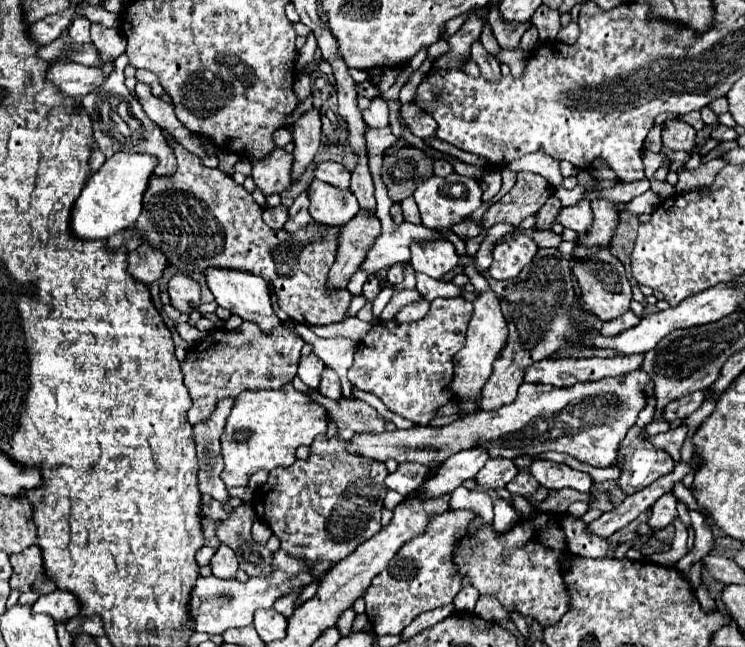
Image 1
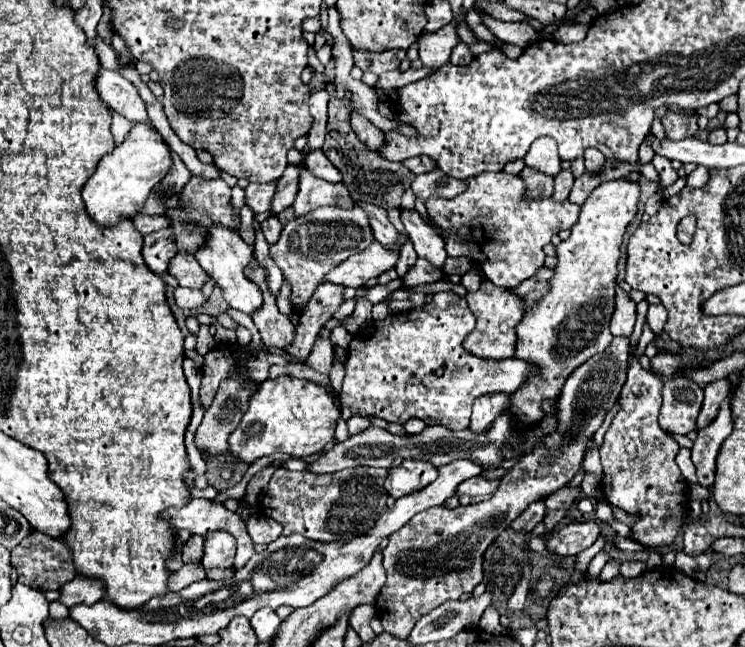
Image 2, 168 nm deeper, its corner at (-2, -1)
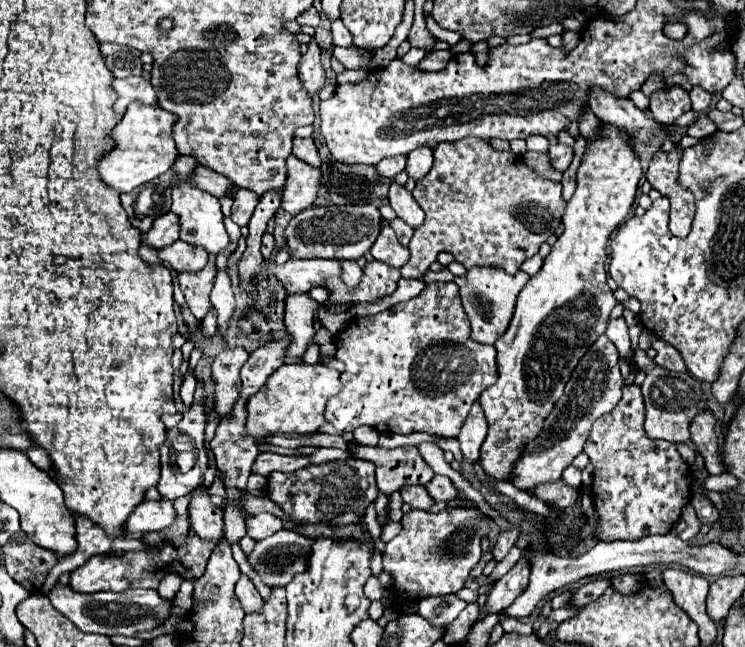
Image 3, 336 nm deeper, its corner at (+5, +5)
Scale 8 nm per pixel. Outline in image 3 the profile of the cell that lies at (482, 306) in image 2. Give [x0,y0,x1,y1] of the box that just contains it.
[454,269,530,345]

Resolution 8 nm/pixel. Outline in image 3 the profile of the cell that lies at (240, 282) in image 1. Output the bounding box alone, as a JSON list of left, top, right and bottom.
[170,155,230,255]

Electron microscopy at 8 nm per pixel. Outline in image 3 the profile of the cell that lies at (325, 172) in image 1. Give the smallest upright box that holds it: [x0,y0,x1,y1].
[292,137,322,167]

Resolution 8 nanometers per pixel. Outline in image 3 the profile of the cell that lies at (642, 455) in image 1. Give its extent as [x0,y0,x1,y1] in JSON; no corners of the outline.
[584,383,692,541]

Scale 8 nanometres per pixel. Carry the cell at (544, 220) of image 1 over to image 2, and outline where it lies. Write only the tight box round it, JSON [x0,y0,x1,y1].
[553,169,573,201]

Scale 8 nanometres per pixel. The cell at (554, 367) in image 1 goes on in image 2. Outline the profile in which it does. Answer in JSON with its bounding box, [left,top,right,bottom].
[339,293,535,431]

